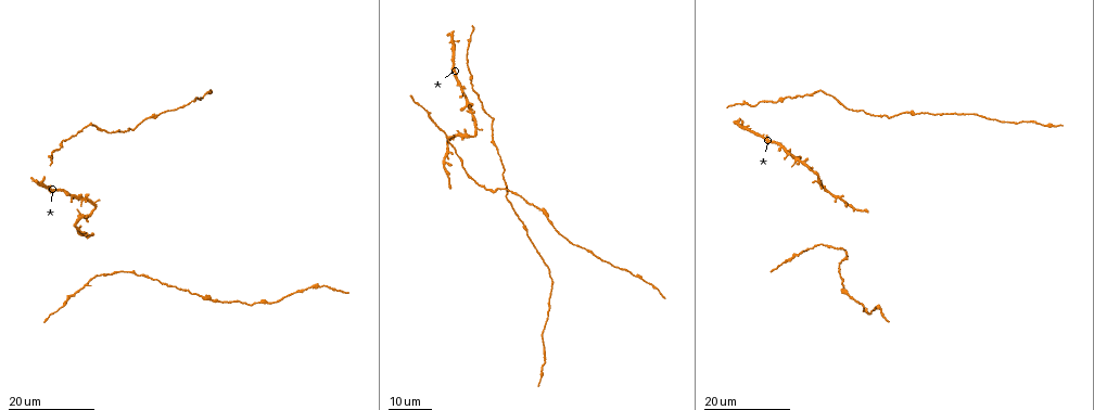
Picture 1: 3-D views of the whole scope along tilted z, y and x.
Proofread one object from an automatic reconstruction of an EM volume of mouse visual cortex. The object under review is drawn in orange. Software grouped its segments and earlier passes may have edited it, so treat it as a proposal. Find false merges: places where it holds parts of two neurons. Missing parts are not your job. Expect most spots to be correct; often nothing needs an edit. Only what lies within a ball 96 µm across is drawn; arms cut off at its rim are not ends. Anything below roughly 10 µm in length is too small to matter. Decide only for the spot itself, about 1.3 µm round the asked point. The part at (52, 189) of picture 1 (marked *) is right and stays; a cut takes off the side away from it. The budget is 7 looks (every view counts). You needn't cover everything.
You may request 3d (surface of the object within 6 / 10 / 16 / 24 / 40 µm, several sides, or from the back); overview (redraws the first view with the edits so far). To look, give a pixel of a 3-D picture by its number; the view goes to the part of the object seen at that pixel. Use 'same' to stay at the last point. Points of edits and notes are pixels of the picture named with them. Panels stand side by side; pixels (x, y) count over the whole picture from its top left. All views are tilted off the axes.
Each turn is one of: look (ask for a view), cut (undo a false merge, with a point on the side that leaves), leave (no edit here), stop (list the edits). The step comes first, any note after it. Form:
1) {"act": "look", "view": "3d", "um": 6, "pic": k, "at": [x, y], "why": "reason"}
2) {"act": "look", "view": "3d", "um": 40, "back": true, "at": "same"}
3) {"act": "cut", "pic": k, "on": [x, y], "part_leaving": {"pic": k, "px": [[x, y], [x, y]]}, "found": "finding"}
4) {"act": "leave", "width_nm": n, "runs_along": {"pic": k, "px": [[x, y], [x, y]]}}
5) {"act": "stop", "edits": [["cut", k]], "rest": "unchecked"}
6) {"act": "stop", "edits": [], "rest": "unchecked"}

{"act": "look", "view": "3d", "um": 24, "pic": 1, "at": [449, 173], "why": "calibre changes"}

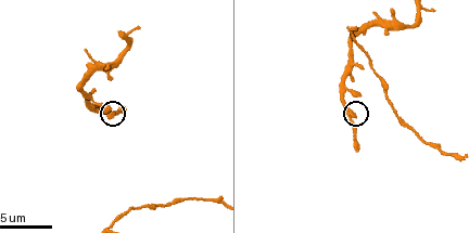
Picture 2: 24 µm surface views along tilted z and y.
{"act": "look", "view": "3d", "um": 6, "pic": 2, "at": [110, 115]}

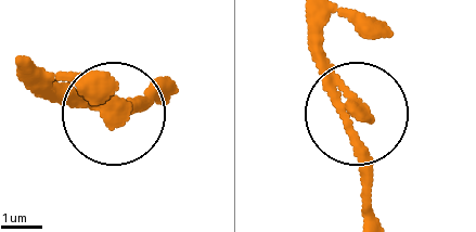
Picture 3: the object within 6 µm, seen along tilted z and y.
{"act": "leave", "found": "all the same neuron"}

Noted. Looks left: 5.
{"act": "look", "view": "3d", "um": 16, "pic": 1, "at": [586, 251], "why": "calibre changes"}

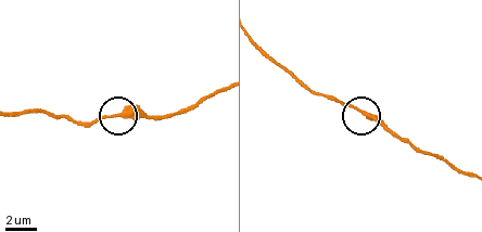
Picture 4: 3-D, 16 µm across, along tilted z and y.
{"act": "look", "view": "3d", "um": 10, "pic": 4, "at": [368, 114], "why": "closer look"}

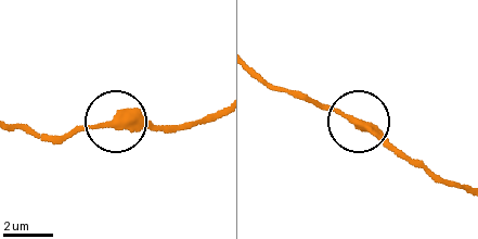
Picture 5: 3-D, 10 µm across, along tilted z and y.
{"act": "leave", "width_nm": 300, "runs_along": {"pic": 5, "px": [[18, 127], [55, 136], [123, 122], [193, 122]]}, "found": "continuous, no second neuron"}

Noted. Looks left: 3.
{"act": "look", "view": "3d", "um": 16, "pic": 1, "at": [305, 289], "why": "calibre changes"}

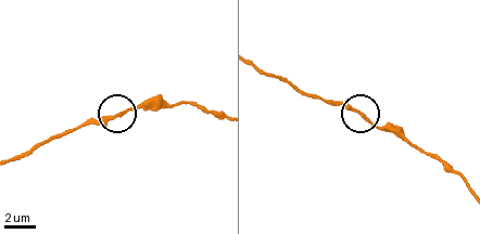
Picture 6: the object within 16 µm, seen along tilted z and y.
{"act": "look", "view": "3d", "um": 10, "pic": 6, "at": [106, 118], "why": "zoom in"}

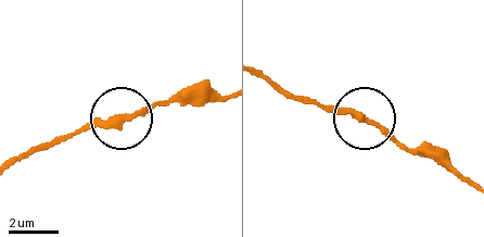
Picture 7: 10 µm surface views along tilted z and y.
{"act": "leave", "width_nm": 250, "found": "all the same neuron"}

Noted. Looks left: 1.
{"act": "look", "view": "3d", "um": 10, "pic": 2, "at": [354, 35], "why": "three-way junction"}

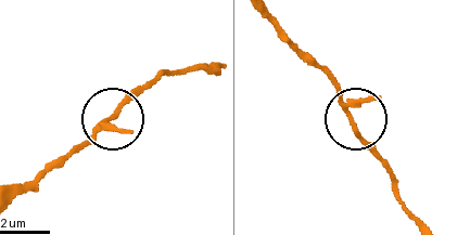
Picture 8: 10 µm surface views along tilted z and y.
{"act": "leave", "found": "continuous, no second neuron"}

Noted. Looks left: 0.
{"act": "stop", "edits": [], "rest": "unchecked"}

